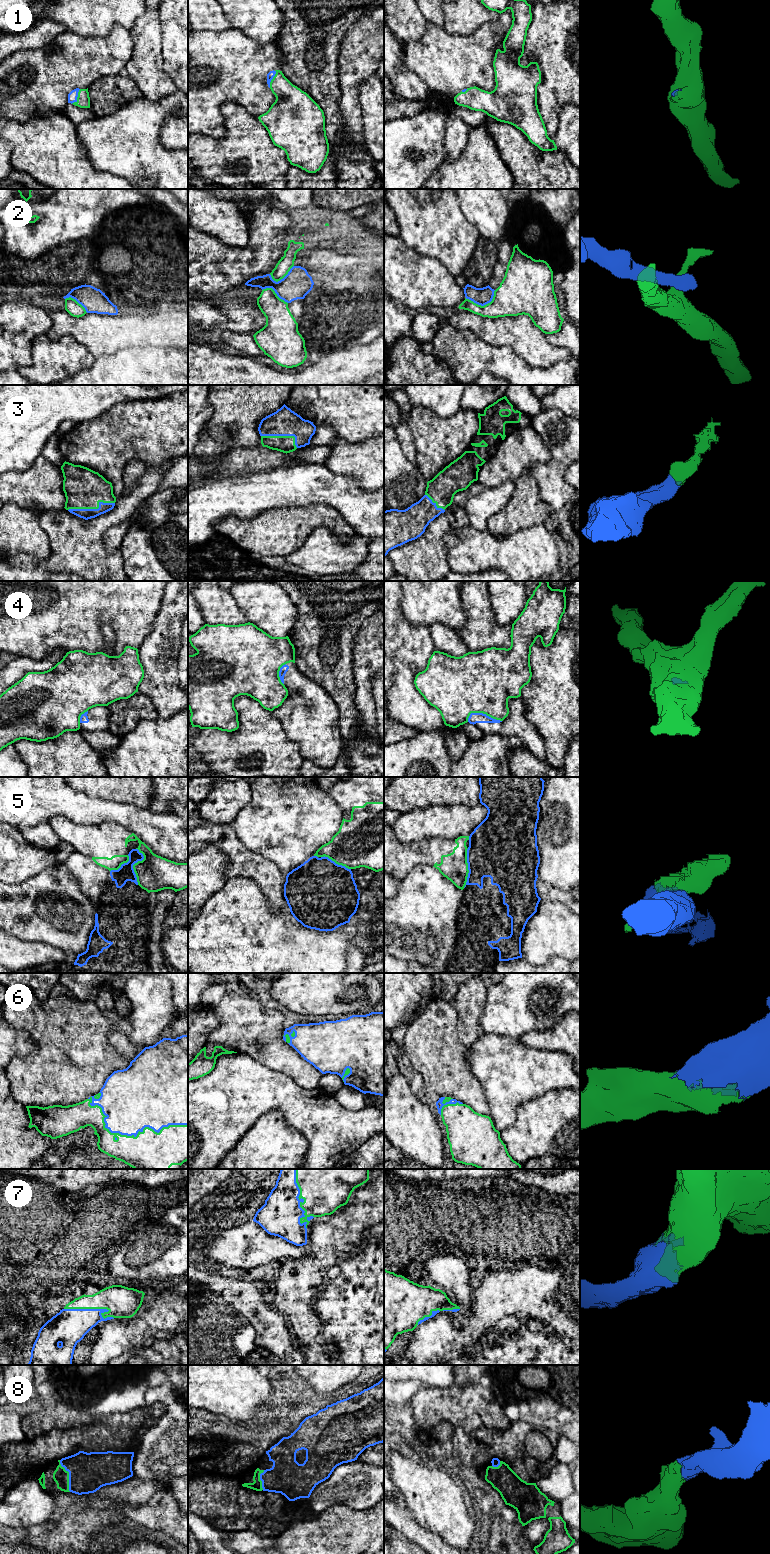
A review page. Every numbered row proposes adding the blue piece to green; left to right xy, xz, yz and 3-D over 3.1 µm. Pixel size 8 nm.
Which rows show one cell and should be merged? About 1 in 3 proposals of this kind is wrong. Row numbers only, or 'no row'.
1, 3, 6, 7, 8

